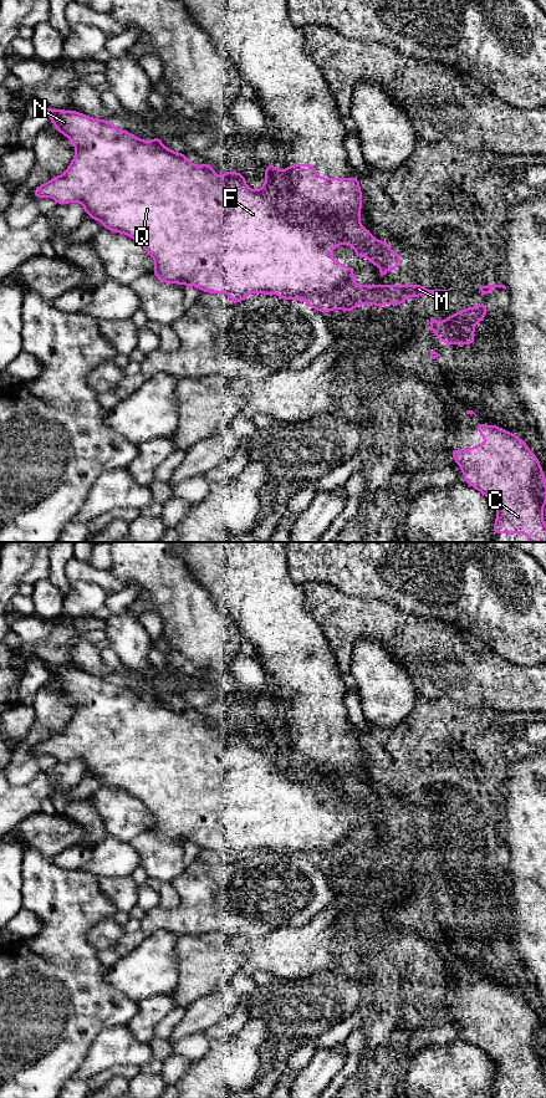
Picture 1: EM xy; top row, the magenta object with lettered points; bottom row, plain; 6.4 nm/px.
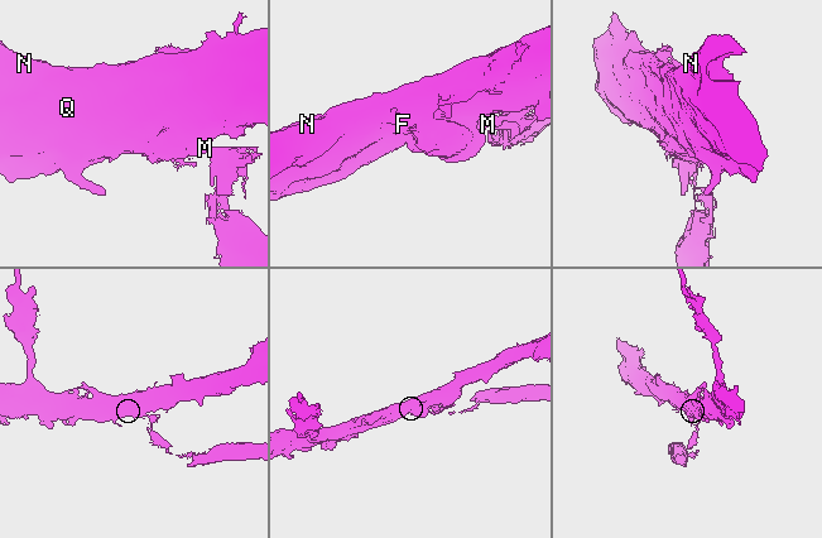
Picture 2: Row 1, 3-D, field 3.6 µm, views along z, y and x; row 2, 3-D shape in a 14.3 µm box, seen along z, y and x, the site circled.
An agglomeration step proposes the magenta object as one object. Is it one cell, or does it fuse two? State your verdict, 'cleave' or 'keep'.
cleave

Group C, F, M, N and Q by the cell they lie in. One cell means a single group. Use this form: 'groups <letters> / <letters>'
groups C / F M N Q

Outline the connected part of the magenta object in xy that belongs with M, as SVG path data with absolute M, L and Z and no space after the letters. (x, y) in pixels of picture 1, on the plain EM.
M45 665L49 671L49 678L53 679L53 685L62 693L66 693L71 701L76 704L73 716L62 732L56 732L49 739L40 741L34 746L35 755L52 755L57 762L81 760L85 771L88 771L92 777L101 778L104 787L112 787L118 791L128 792L136 797L150 812L155 822L150 831L162 841L177 841L198 844L201 849L208 851L228 851L230 860L238 862L239 857L246 857L252 849L261 852L279 852L281 857L303 857L310 865L317 867L322 872L332 867L343 867L352 869L357 862L372 860L376 864L386 862L405 862L407 854L423 854L427 849L429 852L448 852L448 847L428 847L424 842L357 842L354 839L354 827L349 823L342 822L338 817L332 817L335 801L341 796L345 790L343 780L336 780L333 773L327 767L317 767L307 762L303 757L295 754L295 742L290 735L290 729L286 726L279 727L275 721L266 721L265 724L265 740L259 747L251 747L243 729L225 727L219 735L213 722L204 720L201 722L193 721L184 710L177 710L165 704L160 693L152 698L143 698L128 688L123 688L113 683L108 676L93 675L78 668L52 667Z

